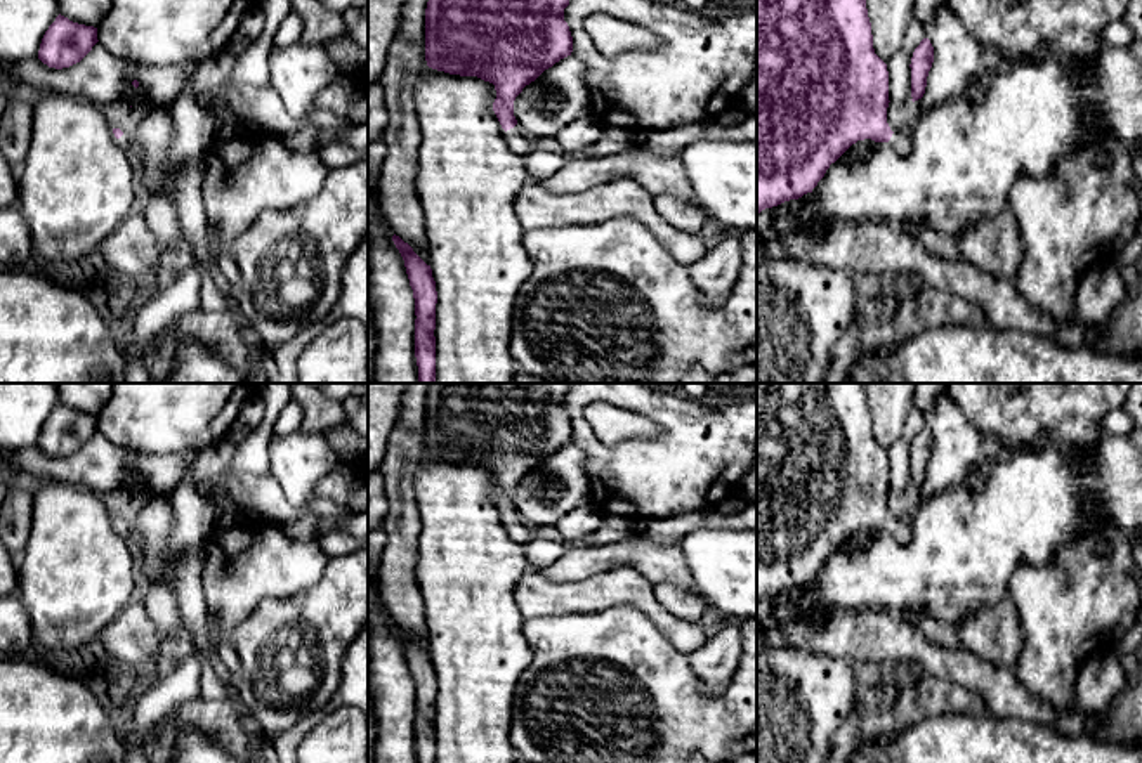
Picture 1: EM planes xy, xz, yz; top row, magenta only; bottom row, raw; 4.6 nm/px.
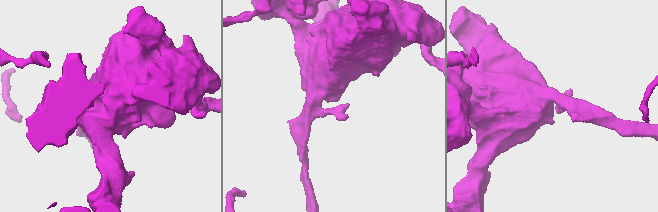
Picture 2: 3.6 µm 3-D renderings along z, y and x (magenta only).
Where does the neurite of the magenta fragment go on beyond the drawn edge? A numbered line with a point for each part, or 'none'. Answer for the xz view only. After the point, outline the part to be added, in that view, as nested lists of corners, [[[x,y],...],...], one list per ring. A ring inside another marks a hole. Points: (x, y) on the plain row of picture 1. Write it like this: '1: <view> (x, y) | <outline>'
1: xz (518, 531) | [[[510,517],[505,520],[505,529],[509,532],[509,536],[519,543],[519,545],[528,545],[531,543],[535,538],[531,536],[529,525],[519,522],[515,517]]]

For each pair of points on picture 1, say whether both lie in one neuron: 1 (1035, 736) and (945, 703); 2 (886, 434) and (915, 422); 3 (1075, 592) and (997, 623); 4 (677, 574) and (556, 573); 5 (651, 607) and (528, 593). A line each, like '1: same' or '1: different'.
1: different
2: different
3: different
4: same
5: same

